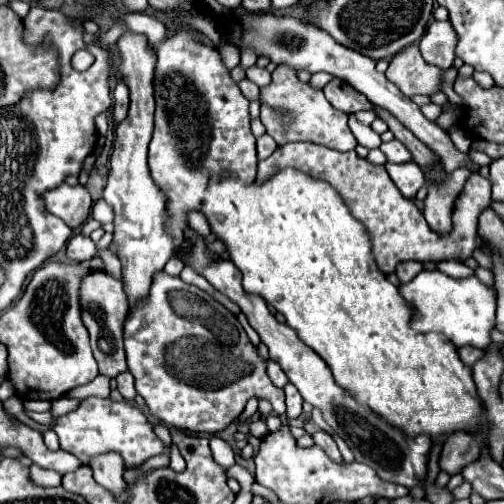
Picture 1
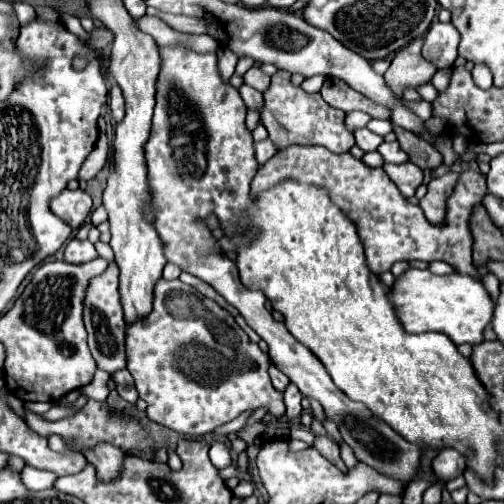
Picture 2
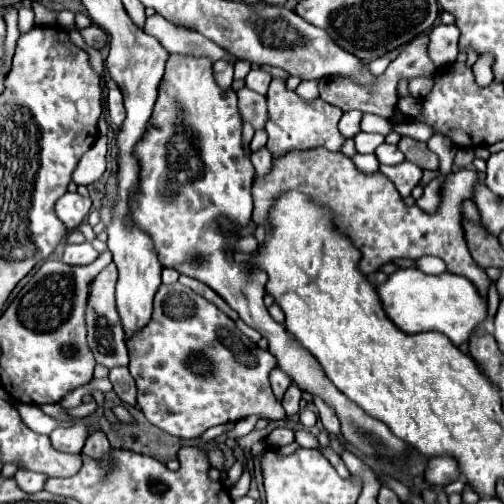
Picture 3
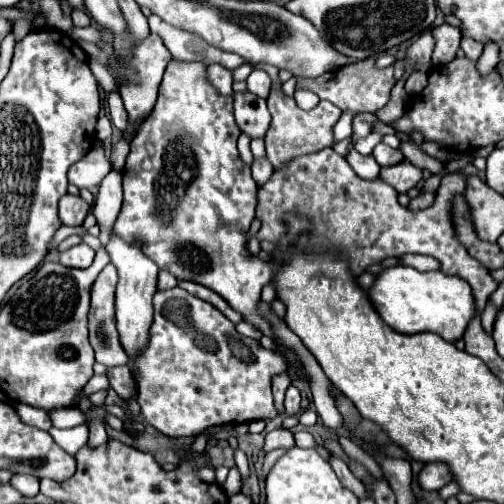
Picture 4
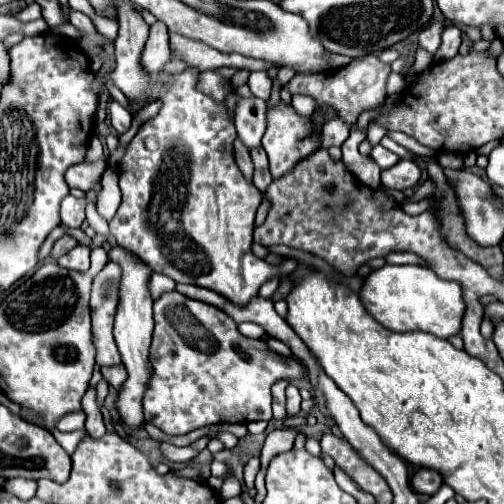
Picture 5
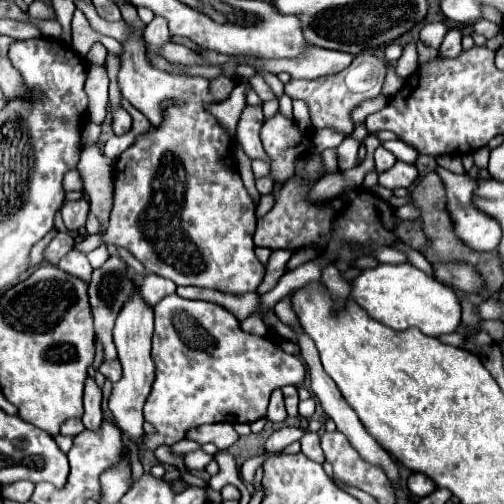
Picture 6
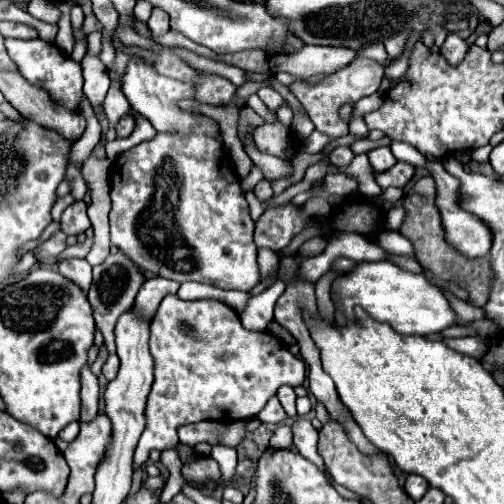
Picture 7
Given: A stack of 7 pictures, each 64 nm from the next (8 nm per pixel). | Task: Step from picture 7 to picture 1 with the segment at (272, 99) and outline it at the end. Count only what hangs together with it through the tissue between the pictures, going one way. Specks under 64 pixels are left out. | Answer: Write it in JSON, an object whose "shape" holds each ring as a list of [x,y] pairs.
{"shape":[[[250,66],[246,70],[246,78],[250,78],[252,82],[256,82],[260,88],[270,84],[270,72],[266,68],[258,68],[258,66]]]}

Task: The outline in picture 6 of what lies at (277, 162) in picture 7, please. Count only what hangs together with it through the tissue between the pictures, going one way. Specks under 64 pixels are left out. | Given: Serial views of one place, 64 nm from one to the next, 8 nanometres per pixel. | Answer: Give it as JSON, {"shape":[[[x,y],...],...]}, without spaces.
{"shape":[[[246,104],[242,114],[240,114],[240,120],[238,120],[238,126],[236,126],[236,140],[240,142],[240,146],[244,148],[244,152],[254,160],[254,158],[260,158],[260,160],[268,160],[268,156],[264,154],[264,148],[262,148],[262,142],[260,142],[260,128],[264,124],[264,114],[262,114],[262,106],[250,106]]]}

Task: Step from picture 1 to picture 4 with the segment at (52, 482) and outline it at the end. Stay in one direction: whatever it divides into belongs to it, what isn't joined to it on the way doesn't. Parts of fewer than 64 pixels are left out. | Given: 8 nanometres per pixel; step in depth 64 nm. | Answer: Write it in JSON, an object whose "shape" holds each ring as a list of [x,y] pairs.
{"shape":[[[14,474],[10,484],[24,496],[36,496],[38,486],[40,486],[40,478],[32,476],[32,474]]]}

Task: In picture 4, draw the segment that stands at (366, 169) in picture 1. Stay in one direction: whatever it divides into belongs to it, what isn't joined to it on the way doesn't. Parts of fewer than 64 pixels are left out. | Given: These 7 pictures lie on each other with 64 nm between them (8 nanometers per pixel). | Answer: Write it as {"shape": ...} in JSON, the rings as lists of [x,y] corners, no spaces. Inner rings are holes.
{"shape":[[[324,148],[292,158],[280,170],[276,170],[264,186],[258,188],[256,218],[262,222],[262,228],[256,238],[278,242],[288,234],[286,214],[300,212],[312,222],[310,240],[302,236],[300,242],[316,252],[340,250],[342,256],[348,256],[354,276],[364,274],[368,266],[378,264],[390,256],[428,254],[440,260],[444,274],[464,278],[472,286],[476,306],[484,310],[484,302],[488,302],[488,296],[498,288],[498,282],[458,242],[452,224],[452,200],[456,194],[462,194],[466,190],[466,178],[468,176],[462,172],[446,174],[441,179],[434,204],[426,210],[410,210],[400,206],[398,192],[380,176],[376,180],[362,180],[350,168],[344,156],[336,154],[332,148]],[[332,210],[334,230],[330,224]]]}

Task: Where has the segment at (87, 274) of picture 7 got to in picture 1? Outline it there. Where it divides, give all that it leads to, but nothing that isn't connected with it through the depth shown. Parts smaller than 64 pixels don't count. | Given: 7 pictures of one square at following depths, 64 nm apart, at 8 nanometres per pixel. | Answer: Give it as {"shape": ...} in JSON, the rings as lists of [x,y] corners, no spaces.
{"shape":[[[74,234],[74,236],[68,240],[66,256],[68,256],[70,260],[78,260],[78,262],[92,260],[92,258],[96,256],[96,246],[94,246],[94,242],[90,240],[90,236]]]}

